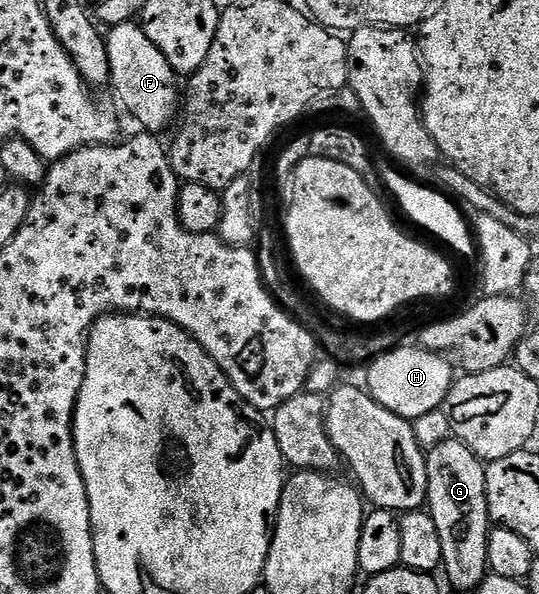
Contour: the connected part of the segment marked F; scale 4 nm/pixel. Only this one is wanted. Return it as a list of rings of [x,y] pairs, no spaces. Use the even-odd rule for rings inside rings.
[[[136,21],[111,28],[107,32],[106,42],[112,74],[110,87],[111,90],[116,90],[121,105],[144,126],[141,128],[145,132],[161,133],[168,126],[171,128],[182,103],[182,87],[181,84],[176,84],[177,73],[170,61],[162,57],[158,45],[146,37],[144,28]]]

